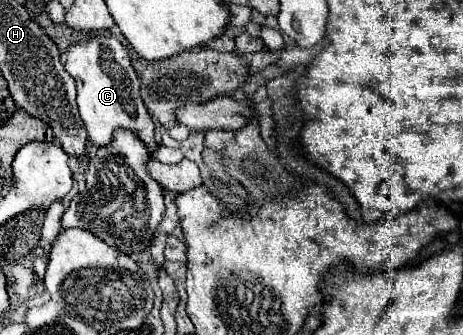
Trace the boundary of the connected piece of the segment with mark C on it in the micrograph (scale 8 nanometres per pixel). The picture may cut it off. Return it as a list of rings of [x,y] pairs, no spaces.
[[[106,31],[72,43],[66,51],[64,67],[76,79],[76,103],[80,109],[80,117],[88,129],[88,137],[94,145],[102,147],[110,143],[114,127],[126,127],[138,133],[148,151],[156,147],[152,133],[154,125],[140,97],[140,79],[130,65],[128,49],[118,39],[114,39]]]

